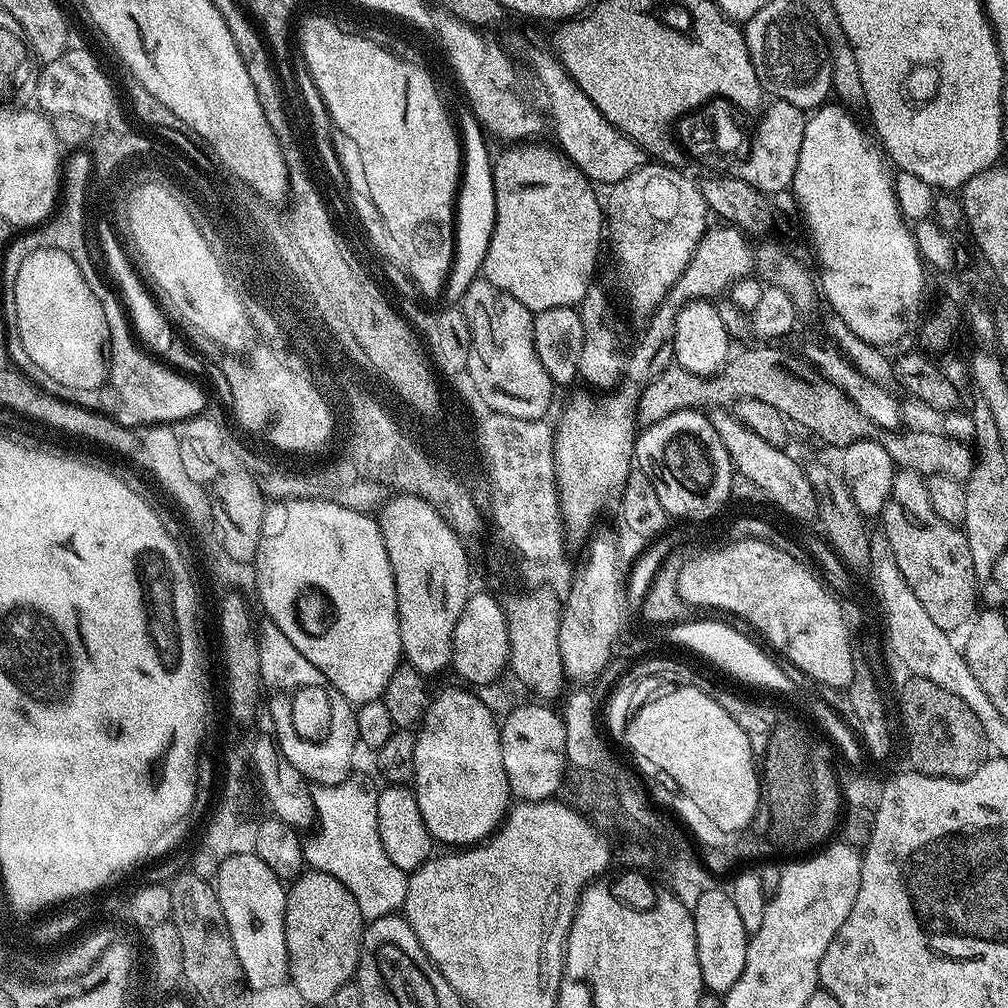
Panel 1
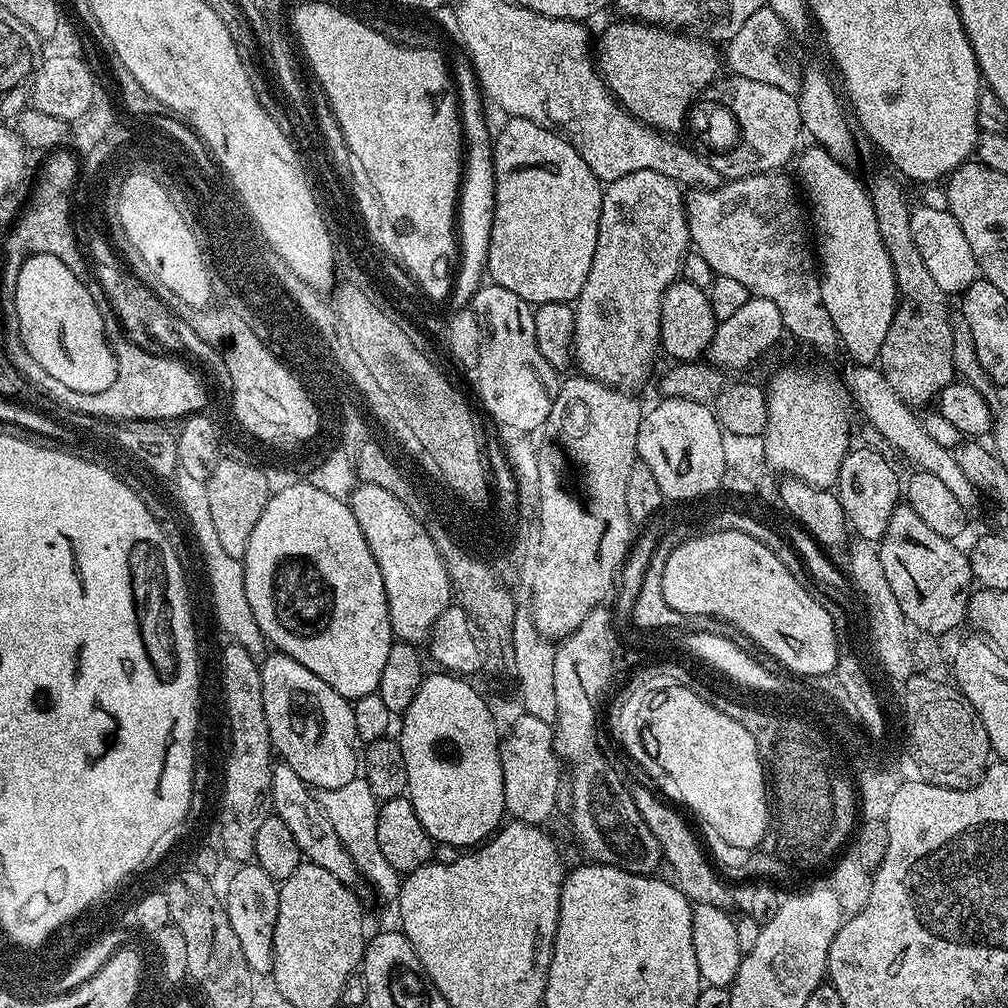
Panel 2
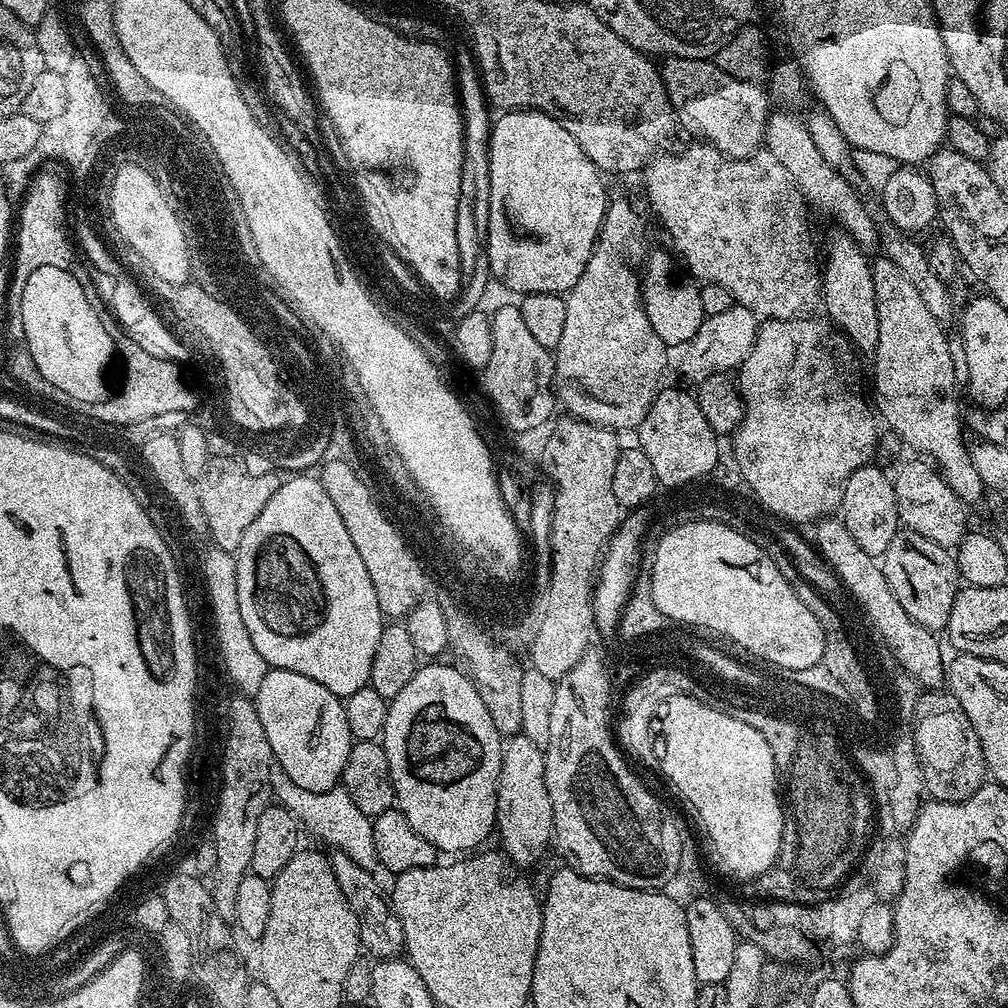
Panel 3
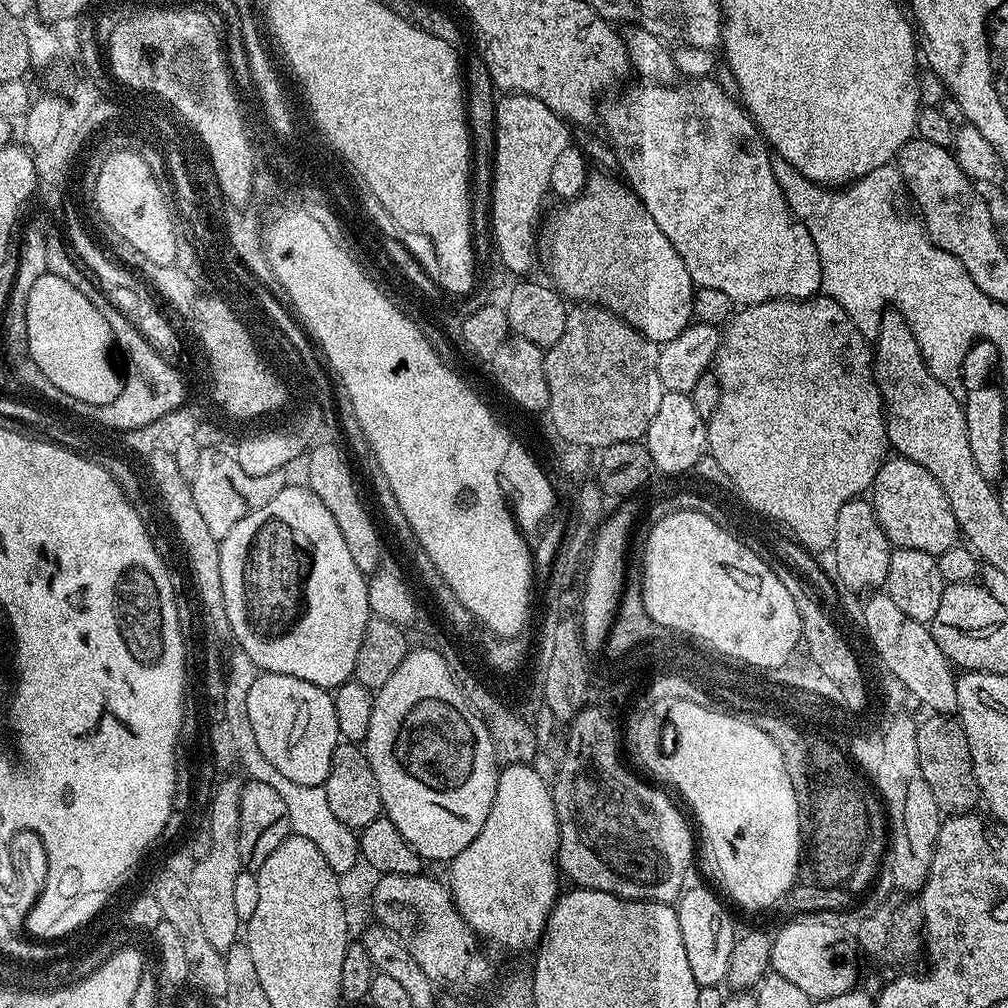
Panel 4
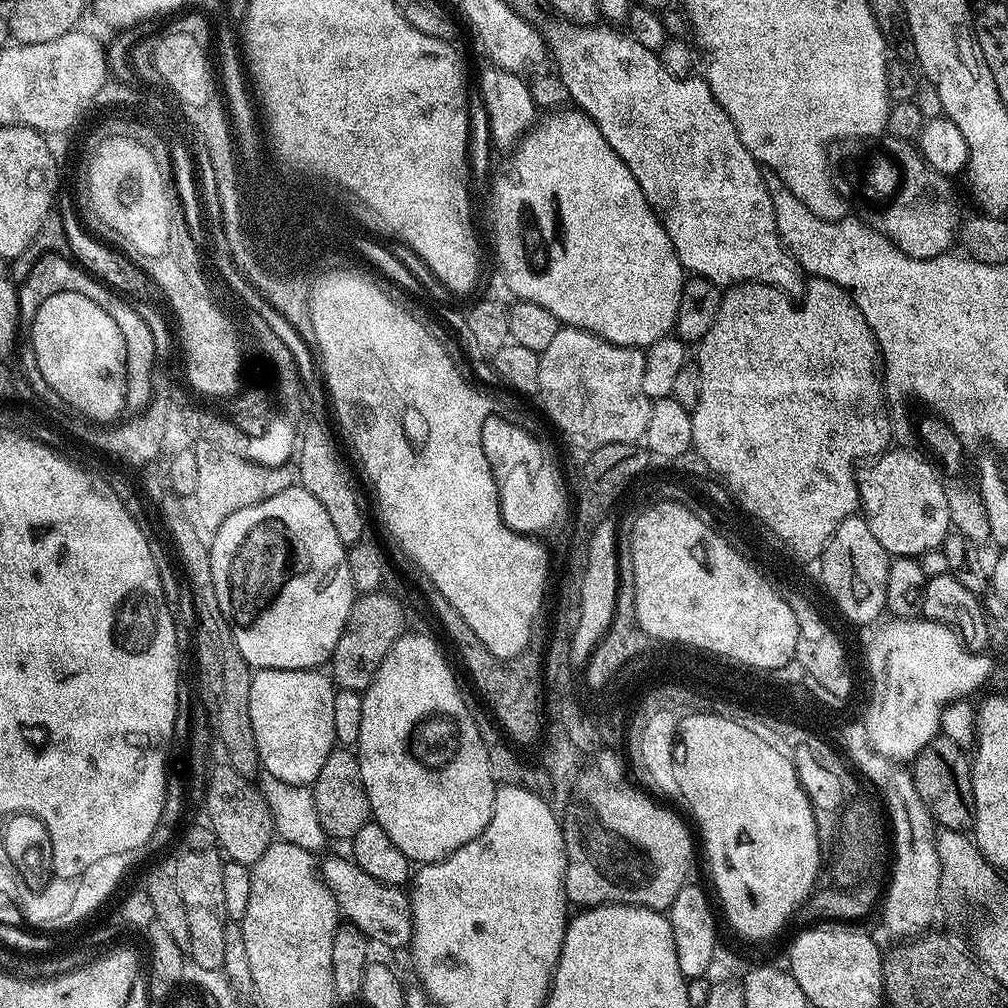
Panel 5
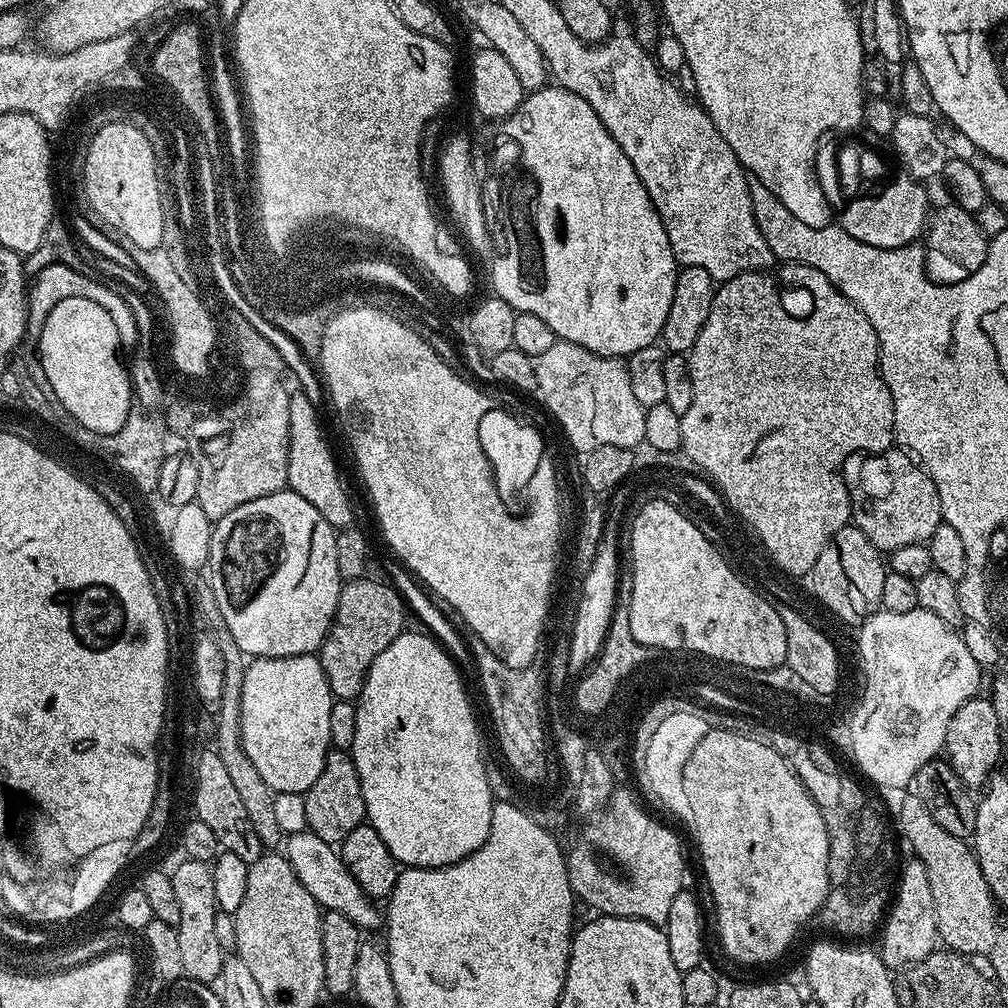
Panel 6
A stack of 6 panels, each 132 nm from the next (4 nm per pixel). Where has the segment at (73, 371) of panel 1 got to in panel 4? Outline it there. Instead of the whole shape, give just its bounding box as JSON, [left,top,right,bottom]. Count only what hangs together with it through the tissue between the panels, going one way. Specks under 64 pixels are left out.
[26,271,122,405]

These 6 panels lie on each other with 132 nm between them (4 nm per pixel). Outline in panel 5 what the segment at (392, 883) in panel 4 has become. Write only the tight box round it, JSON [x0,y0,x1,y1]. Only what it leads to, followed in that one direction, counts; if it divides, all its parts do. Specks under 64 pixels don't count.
[322,856,412,949]

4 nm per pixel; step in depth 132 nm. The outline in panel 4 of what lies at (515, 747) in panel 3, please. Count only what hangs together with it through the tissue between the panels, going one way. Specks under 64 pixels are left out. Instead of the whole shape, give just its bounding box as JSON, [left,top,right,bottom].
[446,764,560,953]

